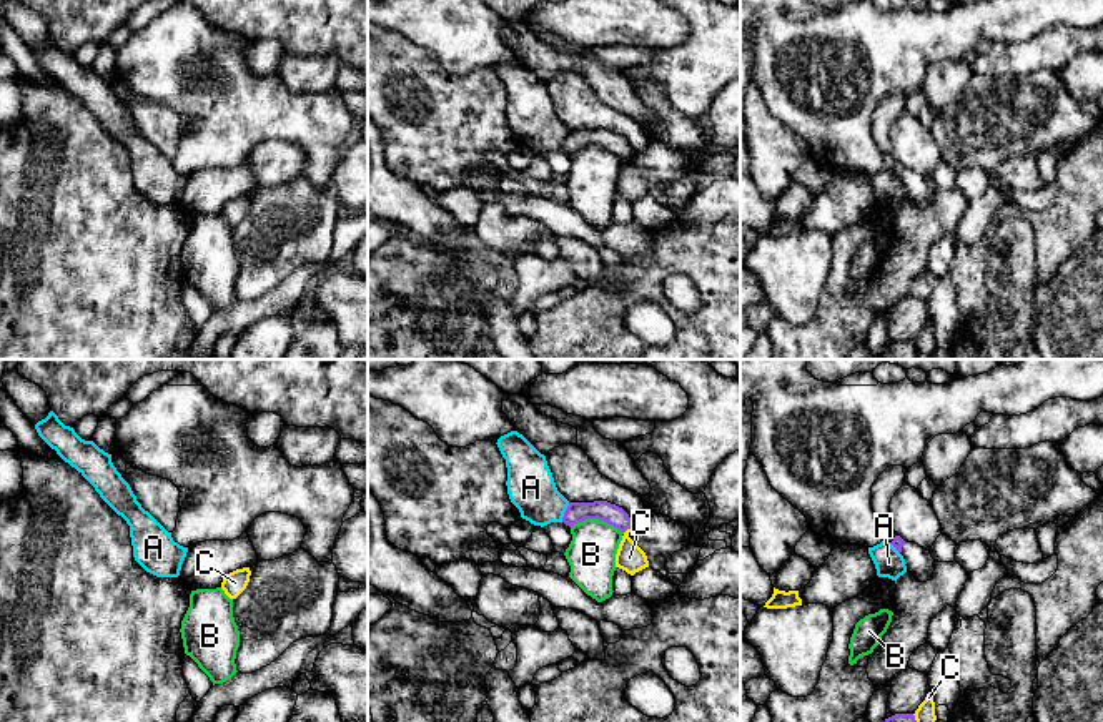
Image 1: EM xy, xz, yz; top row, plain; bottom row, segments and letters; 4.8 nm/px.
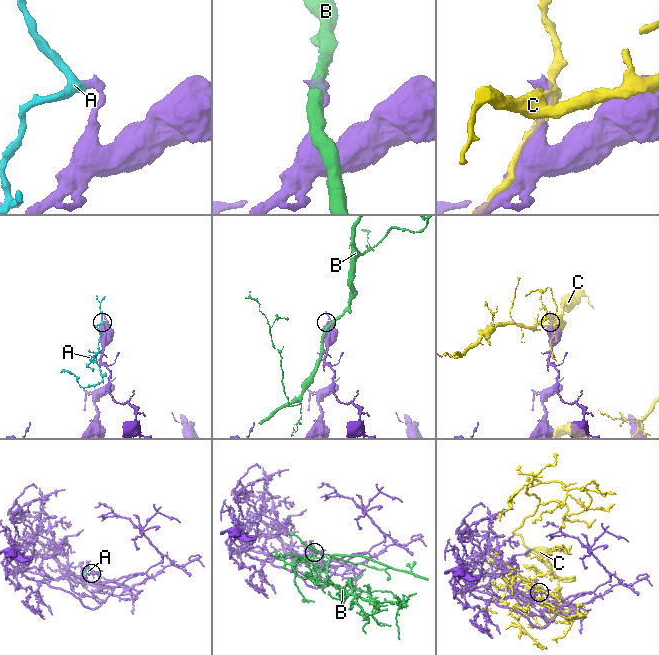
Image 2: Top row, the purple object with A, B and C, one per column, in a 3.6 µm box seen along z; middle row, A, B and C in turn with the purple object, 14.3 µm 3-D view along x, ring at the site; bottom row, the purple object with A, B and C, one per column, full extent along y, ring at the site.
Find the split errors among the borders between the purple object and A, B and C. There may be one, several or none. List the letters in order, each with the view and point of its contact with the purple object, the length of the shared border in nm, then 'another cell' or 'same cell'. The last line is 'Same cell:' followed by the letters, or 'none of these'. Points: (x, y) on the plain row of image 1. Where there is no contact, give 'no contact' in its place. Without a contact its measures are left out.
A: xz (564, 140) | 100 nm | another cell
B: xz (598, 145) | 260 nm | another cell
C: xz (628, 155) | 50 nm | another cell
Same cell: none of these

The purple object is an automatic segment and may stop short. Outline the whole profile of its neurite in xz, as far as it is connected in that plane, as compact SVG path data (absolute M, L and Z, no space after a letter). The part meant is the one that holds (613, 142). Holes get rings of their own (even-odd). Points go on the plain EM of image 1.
M607 128L569 130L562 150L572 155L574 151L582 150L586 146L604 148L617 155L621 160L626 160L632 155L632 146L629 145L629 141L622 135Z

